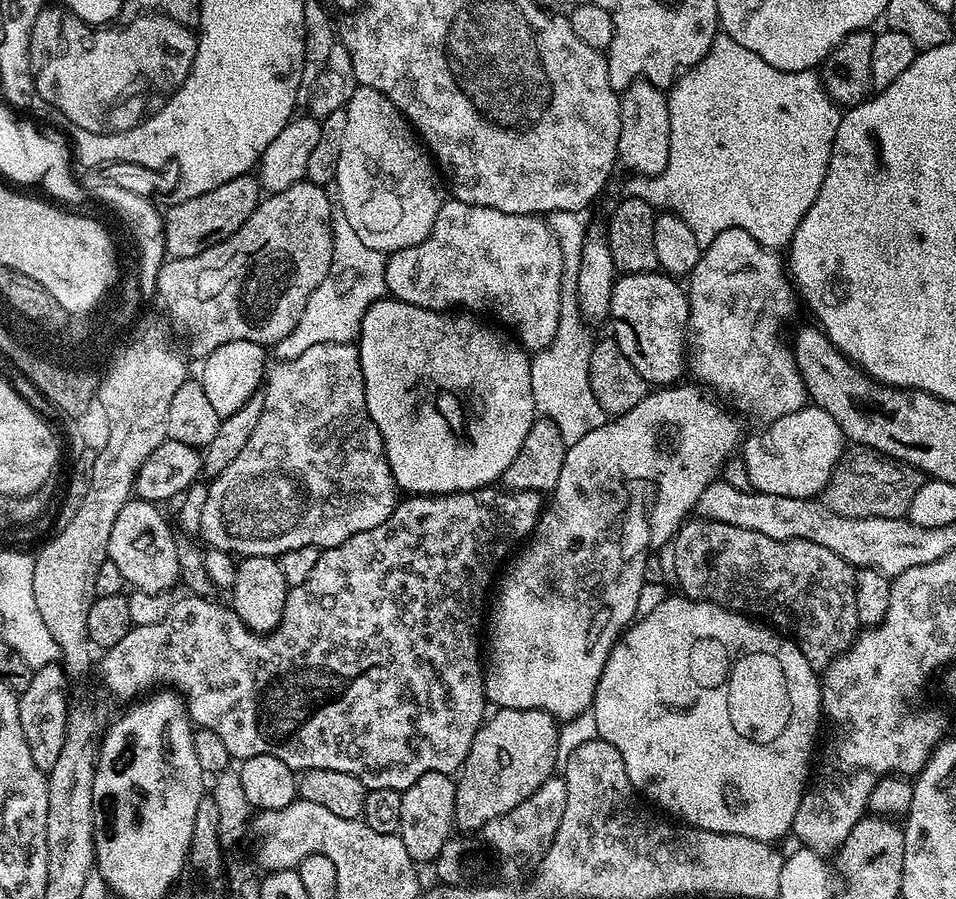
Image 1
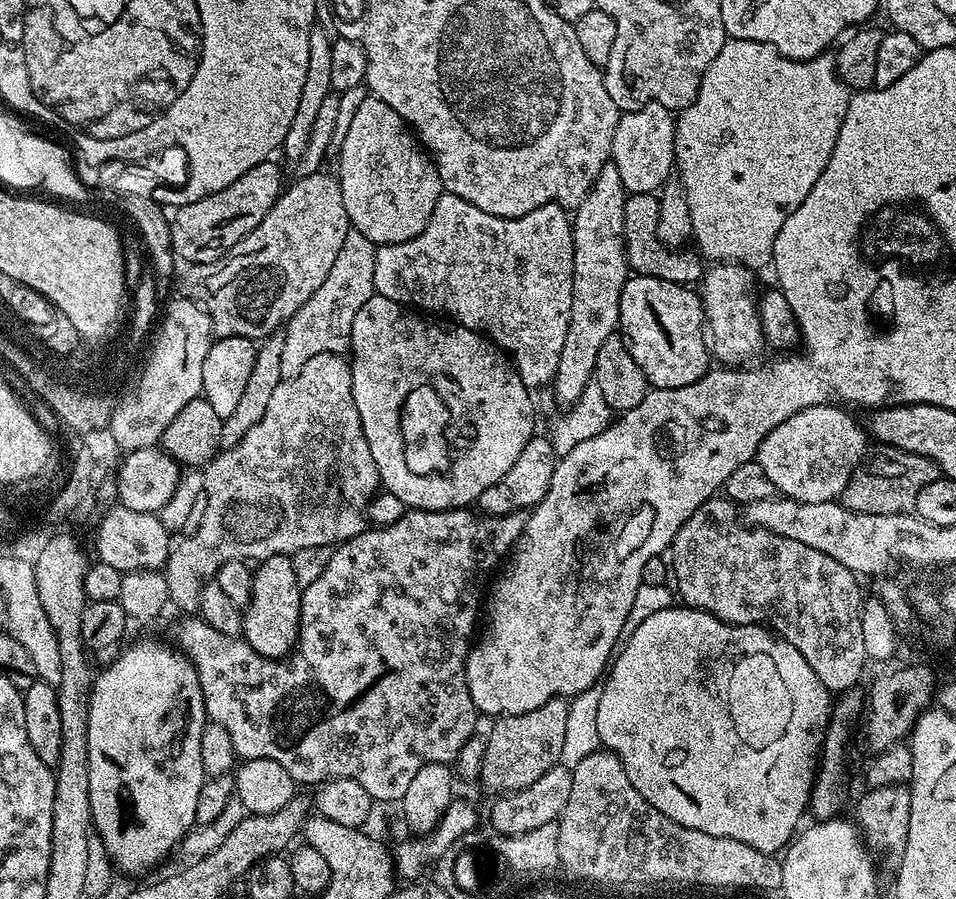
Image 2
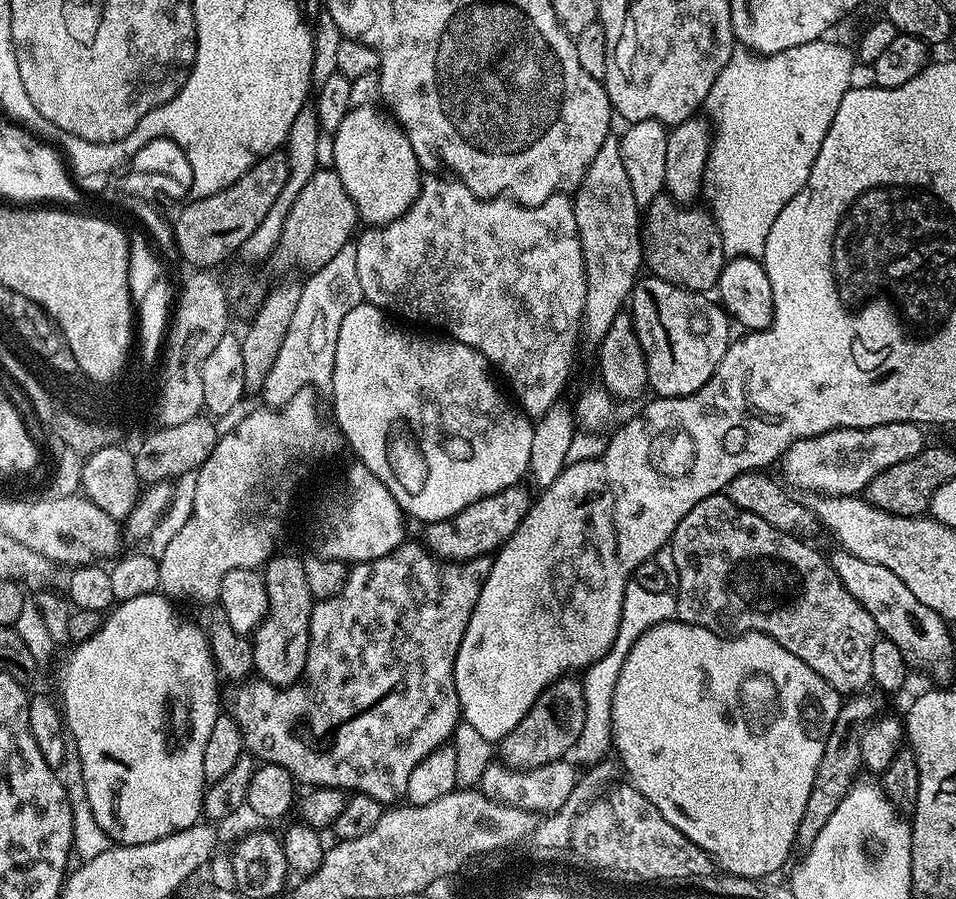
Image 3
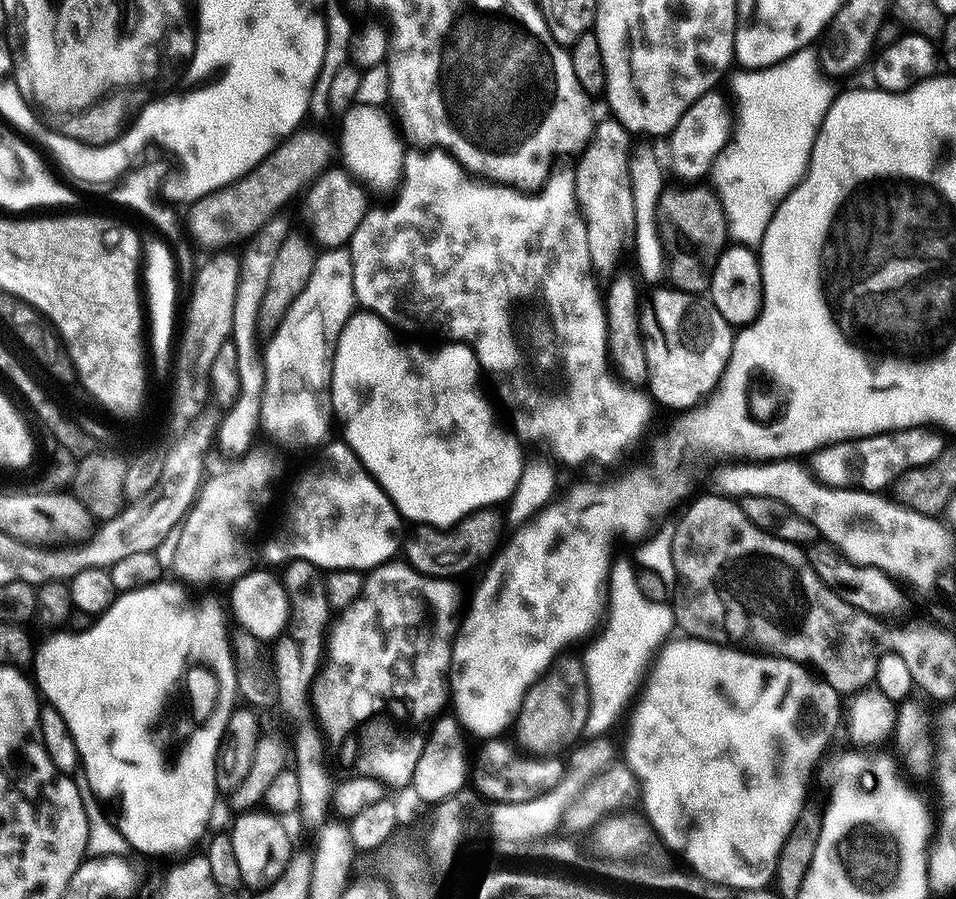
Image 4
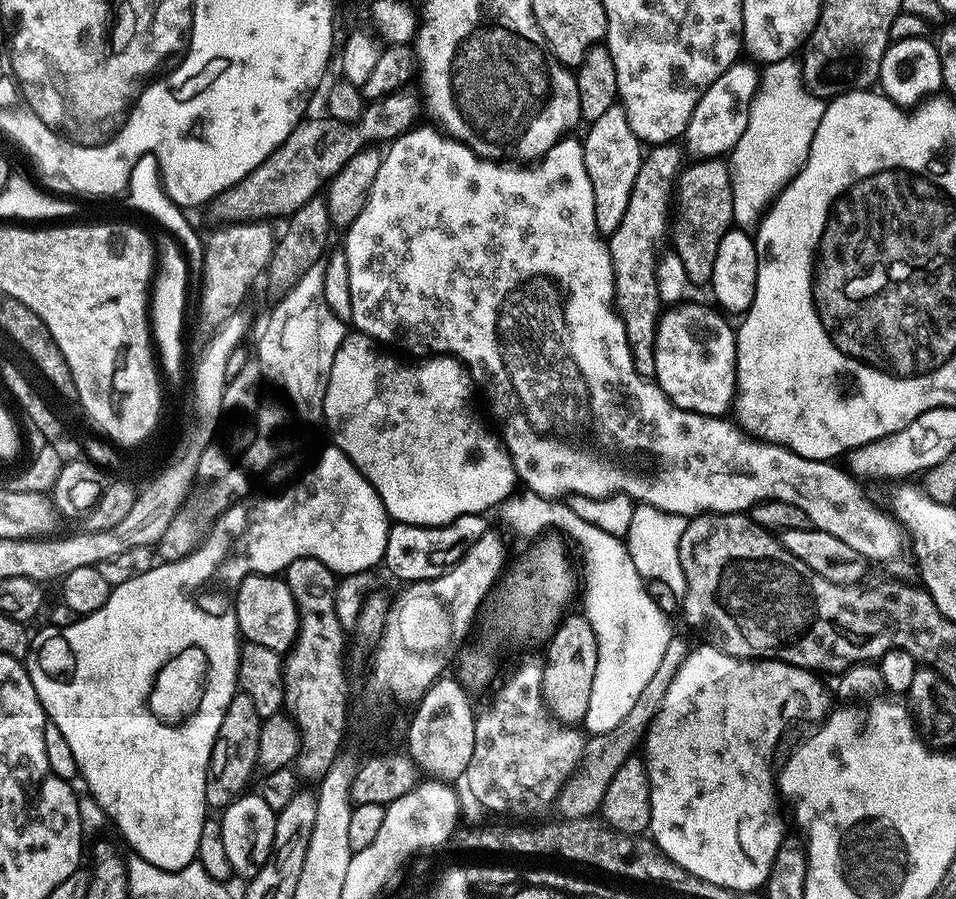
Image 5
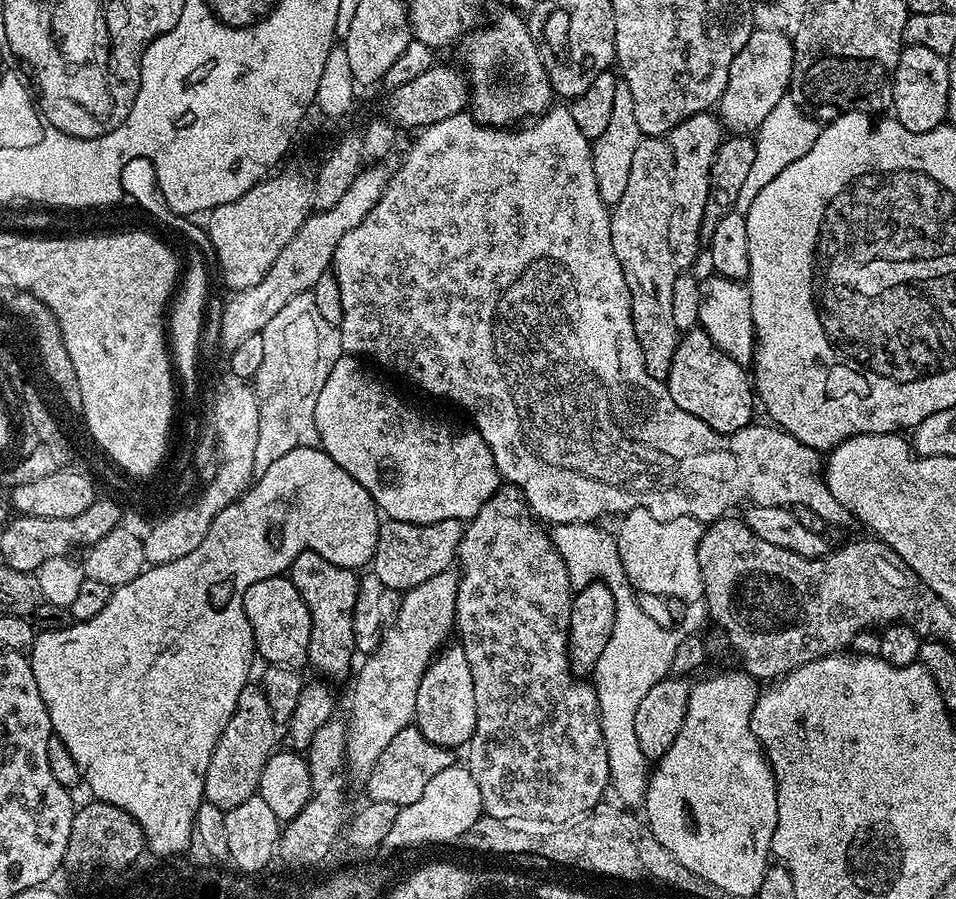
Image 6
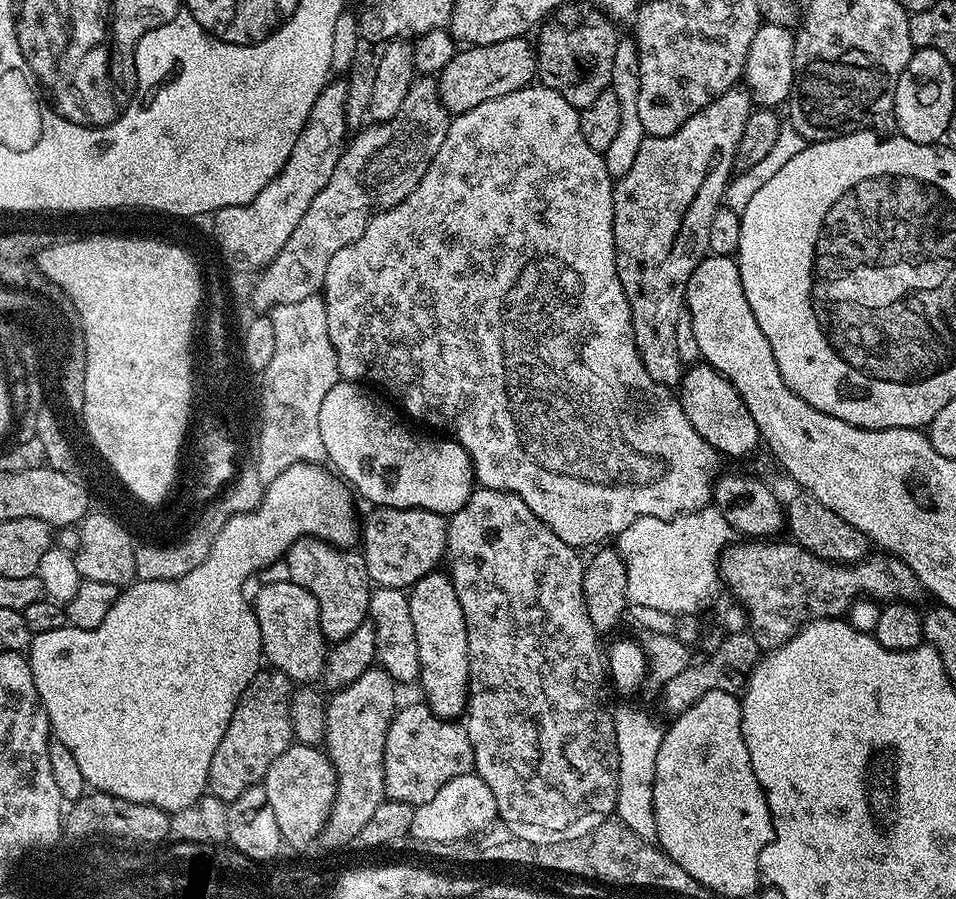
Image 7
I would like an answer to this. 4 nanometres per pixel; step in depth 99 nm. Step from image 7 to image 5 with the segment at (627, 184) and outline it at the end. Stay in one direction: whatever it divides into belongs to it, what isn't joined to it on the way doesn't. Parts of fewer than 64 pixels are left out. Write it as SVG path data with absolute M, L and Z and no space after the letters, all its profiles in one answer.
M676 142L657 144L643 153L638 178L634 178L634 190L630 190L630 206L626 206L626 214L622 214L618 230L611 232L606 240L616 275L616 308L626 326L634 366L637 374L649 378L656 374L656 331L662 315L656 281L658 256L655 252L670 232L670 213L682 171L679 147L681 145Z

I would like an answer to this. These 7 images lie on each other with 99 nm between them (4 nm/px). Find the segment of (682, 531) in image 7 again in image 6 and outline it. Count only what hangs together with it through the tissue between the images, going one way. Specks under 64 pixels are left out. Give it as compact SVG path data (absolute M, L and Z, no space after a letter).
M641 508L623 513L620 532L615 533L618 554L622 558L628 583L637 593L660 598L680 598L687 602L704 595L704 583L698 566L698 542L705 525L699 520L674 518L659 520Z

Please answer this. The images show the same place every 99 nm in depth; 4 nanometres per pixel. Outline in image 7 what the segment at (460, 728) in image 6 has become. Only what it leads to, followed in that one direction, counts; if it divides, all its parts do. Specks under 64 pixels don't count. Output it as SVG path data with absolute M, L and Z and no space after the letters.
M444 570L426 574L412 585L408 601L420 659L418 688L424 691L423 699L431 712L443 720L455 721L465 715L468 706L468 639L466 618L451 575Z

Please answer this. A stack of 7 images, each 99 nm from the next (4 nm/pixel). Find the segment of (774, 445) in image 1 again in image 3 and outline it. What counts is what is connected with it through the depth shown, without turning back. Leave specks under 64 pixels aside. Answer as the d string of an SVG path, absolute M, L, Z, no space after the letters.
M890 422L873 428L831 428L829 432L802 438L785 450L782 457L784 476L793 484L793 489L801 488L804 492L821 496L854 496L863 493L874 477L882 474L882 470L898 462L906 462L923 452L926 447L924 432L921 425L910 422Z

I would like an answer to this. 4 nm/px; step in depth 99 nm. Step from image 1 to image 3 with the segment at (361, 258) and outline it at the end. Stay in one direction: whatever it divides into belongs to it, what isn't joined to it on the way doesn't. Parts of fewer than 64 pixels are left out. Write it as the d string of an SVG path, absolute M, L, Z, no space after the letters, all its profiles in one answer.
M350 242L326 266L315 269L308 281L303 281L301 298L295 308L294 318L283 339L282 348L278 351L274 362L276 372L270 370L265 384L268 386L267 396L291 396L308 389L320 390L324 380L332 380L334 370L334 354L338 346L338 330L342 330L342 318L354 310L364 300L362 282L358 282L358 258L355 243Z

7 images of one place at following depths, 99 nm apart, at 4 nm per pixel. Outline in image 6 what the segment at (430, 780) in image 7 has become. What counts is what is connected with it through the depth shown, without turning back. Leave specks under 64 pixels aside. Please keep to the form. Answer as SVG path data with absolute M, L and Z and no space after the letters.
M415 726L404 728L395 735L394 740L386 746L386 750L374 763L366 783L368 800L374 802L394 802L400 809L410 802L418 802L422 798L422 790L426 790L430 778L442 774L442 770L453 767L453 749L434 746L434 742L427 740L420 729Z

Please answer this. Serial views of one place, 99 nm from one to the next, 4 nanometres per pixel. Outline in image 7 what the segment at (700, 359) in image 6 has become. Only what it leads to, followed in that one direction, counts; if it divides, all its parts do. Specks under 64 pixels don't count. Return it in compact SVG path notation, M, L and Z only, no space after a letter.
M697 362L685 371L680 379L678 399L686 418L690 418L690 426L723 457L748 456L756 447L761 447L758 426L754 426L754 418L750 418L738 390L708 364Z

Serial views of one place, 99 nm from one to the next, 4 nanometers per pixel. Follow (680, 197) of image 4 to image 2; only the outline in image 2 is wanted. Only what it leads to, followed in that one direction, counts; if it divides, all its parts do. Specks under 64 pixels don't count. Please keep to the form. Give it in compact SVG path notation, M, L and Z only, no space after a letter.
M634 192L625 195L622 210L622 230L624 231L624 253L628 267L635 275L662 278L685 286L696 286L703 281L706 264L695 251L668 248L658 238L660 202L651 192Z

